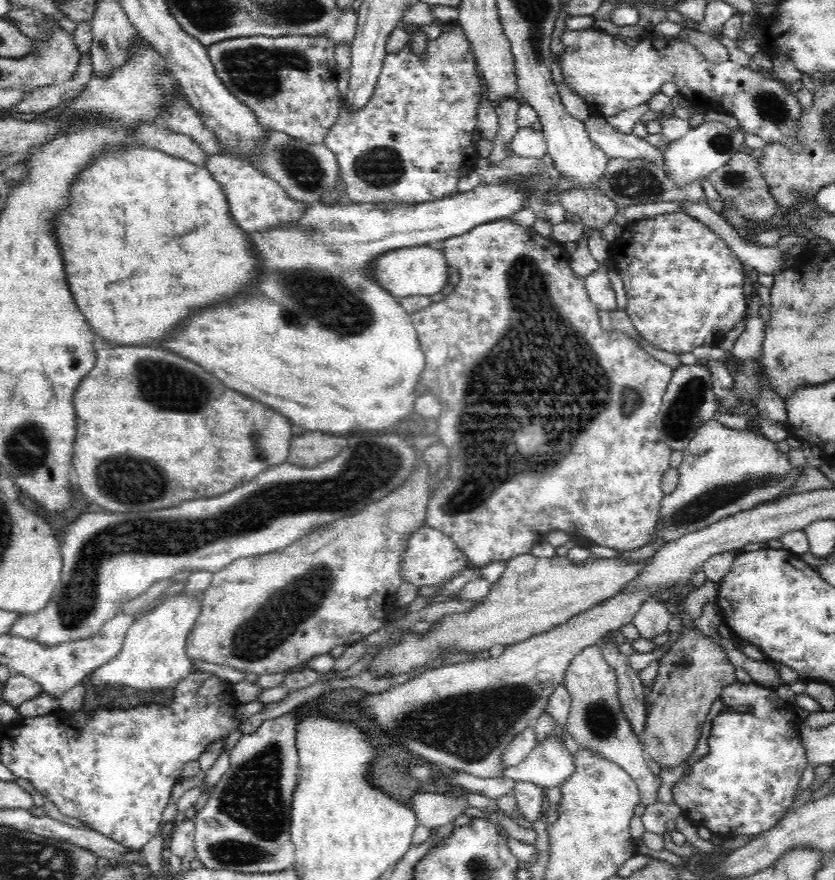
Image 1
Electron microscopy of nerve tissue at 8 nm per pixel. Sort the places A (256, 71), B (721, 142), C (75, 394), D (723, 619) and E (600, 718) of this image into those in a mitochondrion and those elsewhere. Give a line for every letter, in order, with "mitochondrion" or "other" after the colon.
A: mitochondrion
B: mitochondrion
C: other
D: other
E: mitochondrion

